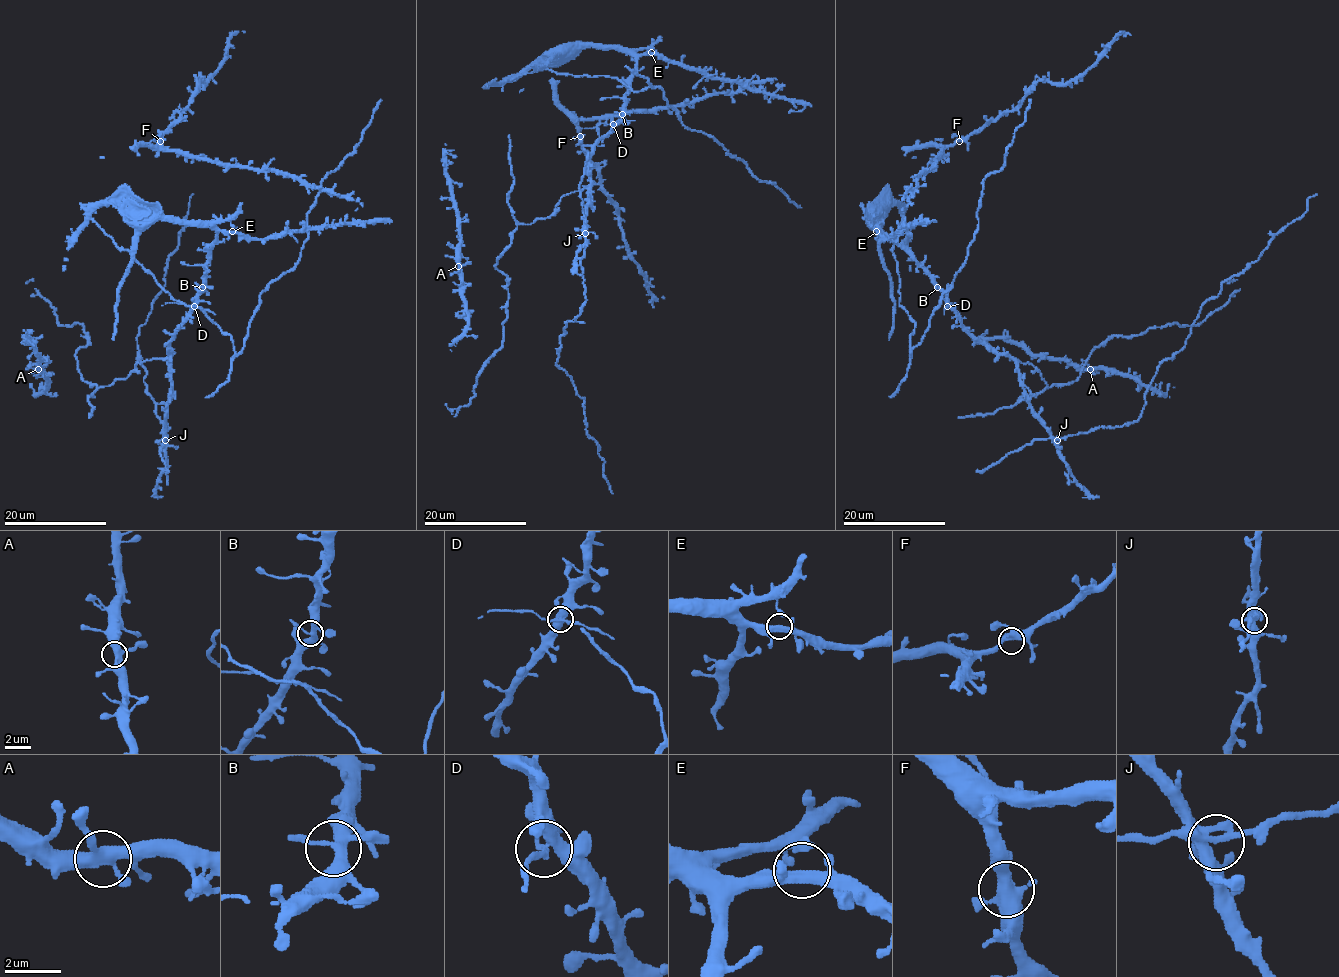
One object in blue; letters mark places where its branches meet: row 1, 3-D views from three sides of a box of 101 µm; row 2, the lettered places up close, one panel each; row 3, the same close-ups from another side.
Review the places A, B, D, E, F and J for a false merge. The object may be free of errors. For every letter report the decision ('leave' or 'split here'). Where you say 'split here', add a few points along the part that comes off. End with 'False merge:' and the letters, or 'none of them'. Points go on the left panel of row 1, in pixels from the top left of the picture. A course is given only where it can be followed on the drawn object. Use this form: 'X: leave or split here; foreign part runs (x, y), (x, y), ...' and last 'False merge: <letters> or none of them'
A: leave
B: leave
D: split here; foreign part runs (193, 306), (181, 303), (161, 305)
E: leave
F: leave
J: leave
False merge: D

